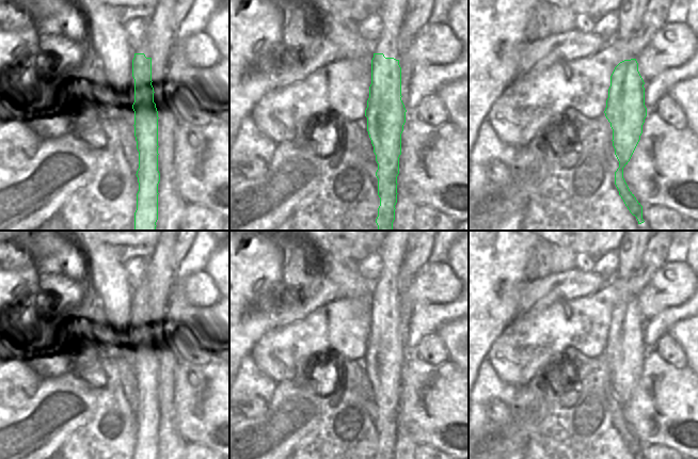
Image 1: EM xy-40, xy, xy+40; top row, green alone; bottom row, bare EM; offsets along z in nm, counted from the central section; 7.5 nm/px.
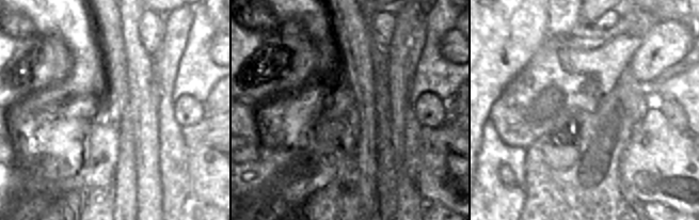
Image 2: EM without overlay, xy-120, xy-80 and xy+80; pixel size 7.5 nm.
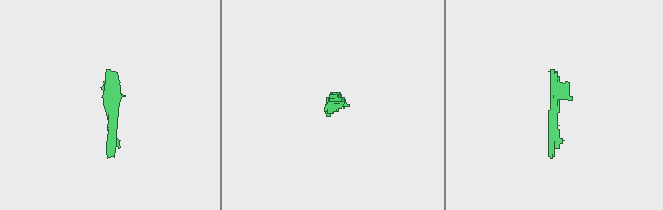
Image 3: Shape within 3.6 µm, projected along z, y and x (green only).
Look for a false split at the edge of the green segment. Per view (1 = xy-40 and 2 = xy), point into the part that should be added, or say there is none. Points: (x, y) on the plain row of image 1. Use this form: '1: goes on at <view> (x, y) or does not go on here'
1: goes on at xy-40 (158, 268)
2: goes on at xy (395, 244)

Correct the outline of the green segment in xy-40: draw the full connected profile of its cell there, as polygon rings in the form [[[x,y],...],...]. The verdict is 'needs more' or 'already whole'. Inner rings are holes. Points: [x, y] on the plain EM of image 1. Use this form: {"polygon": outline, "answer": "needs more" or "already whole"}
{"polygon": [[[161,231],[154,253],[147,258],[147,272],[145,281],[138,287],[132,288],[134,297],[132,299],[132,316],[134,318],[134,376],[137,389],[139,391],[139,408],[137,416],[139,430],[137,432],[137,449],[134,459],[158,459],[158,433],[160,431],[160,395],[158,386],[160,384],[160,359],[156,347],[156,333],[152,320],[152,298],[160,291],[160,285],[171,272],[171,263],[166,259],[173,254],[173,247],[177,238],[176,231]]], "answer": "needs more"}

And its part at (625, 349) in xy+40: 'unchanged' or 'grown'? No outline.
unchanged

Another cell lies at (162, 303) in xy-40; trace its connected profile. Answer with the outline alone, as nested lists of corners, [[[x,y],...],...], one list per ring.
[[[173,254],[166,262],[172,264],[171,272],[160,285],[160,291],[152,297],[152,320],[156,333],[156,347],[159,342],[166,341],[173,323],[173,294],[177,287],[177,264]]]

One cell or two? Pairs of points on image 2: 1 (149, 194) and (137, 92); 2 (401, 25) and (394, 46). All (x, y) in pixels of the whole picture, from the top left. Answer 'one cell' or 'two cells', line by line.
1: one cell
2: one cell

